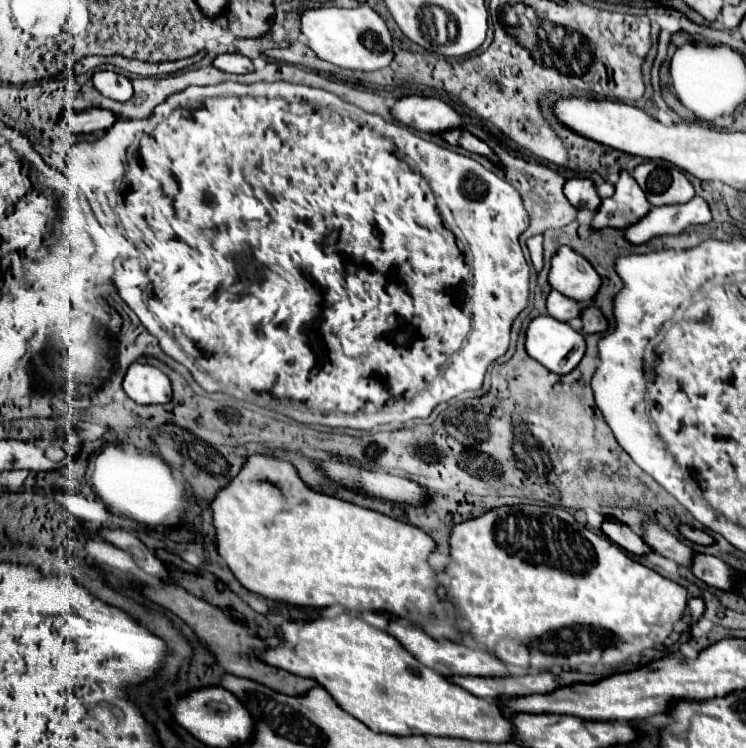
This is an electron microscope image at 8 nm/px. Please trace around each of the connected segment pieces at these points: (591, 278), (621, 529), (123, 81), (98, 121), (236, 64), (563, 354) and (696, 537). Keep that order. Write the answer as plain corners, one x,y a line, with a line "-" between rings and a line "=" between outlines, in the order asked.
560,247
552,257
548,281
552,289
576,301
592,301
602,283
588,259
584,259
572,247
=
606,517
606,519
602,521
602,527
600,527
600,529
602,529
602,533
604,533
606,537
610,537
616,545
620,545
620,547
624,547
624,549
628,549
628,551
632,551
632,553
644,555
644,553
650,551
648,547
644,547
644,541
640,539
638,533
630,531
628,525
620,523
620,521
614,519
614,517
=
96,71
94,77
94,87
108,99
114,101
128,101
132,97
132,85
122,73
114,71
=
86,109
80,113
72,113
70,117
60,121
66,127
70,127
74,135
78,135
78,133
94,133
98,129
112,127
112,123
116,123
116,115
108,115
108,111
100,111
100,109
=
240,53
218,55
214,59
214,65
216,65
216,69
226,71
226,73
250,73
250,71
254,71
252,61
248,57
244,57
244,55
240,55
=
550,315
532,319
526,331
526,351
532,359
558,375
566,375
578,367
584,357
584,337
568,323
=
680,525
680,533
688,539
688,541
694,541
694,543
700,543
700,545
712,545
714,543
714,537
706,531
700,531
700,529
694,529
690,525

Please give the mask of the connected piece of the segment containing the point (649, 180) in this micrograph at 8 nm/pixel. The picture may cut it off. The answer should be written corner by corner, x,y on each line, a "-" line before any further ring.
660,161
640,163
634,169
632,177
640,185
652,207
680,205
688,203
694,197
694,187
686,179
686,175
678,167
672,167
670,163

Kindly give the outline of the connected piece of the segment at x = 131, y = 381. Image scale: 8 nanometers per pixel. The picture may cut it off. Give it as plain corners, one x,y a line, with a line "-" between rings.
132,363
124,375
126,395
140,405
164,405
172,399
170,379
152,365

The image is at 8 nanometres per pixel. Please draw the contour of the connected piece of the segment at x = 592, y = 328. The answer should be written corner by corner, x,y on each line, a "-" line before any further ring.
586,307
584,311
582,311
582,315
580,315
580,319
582,319
582,323
584,323
584,333
588,335
588,333
602,333
602,331
606,331
608,329
608,321
604,319
604,315
602,315
602,311
598,309
598,307

